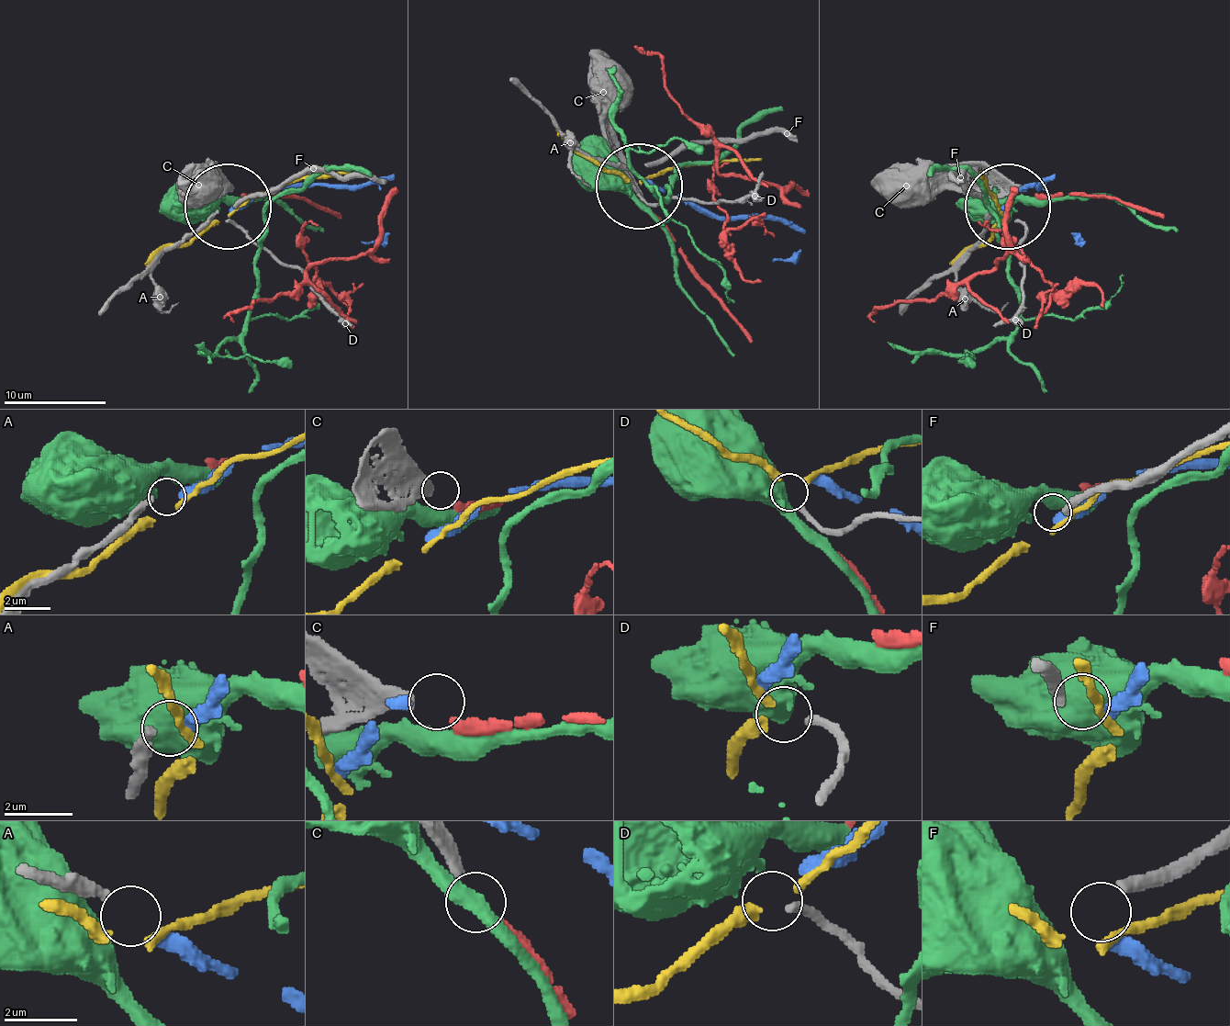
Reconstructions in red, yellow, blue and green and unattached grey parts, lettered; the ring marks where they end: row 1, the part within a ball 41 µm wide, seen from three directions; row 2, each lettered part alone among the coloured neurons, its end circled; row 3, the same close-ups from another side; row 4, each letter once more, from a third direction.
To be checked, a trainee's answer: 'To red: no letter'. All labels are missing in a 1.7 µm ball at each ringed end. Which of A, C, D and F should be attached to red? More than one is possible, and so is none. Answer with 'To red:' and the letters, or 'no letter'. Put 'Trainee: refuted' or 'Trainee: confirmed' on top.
Trainee: confirmed
To red: no letter

